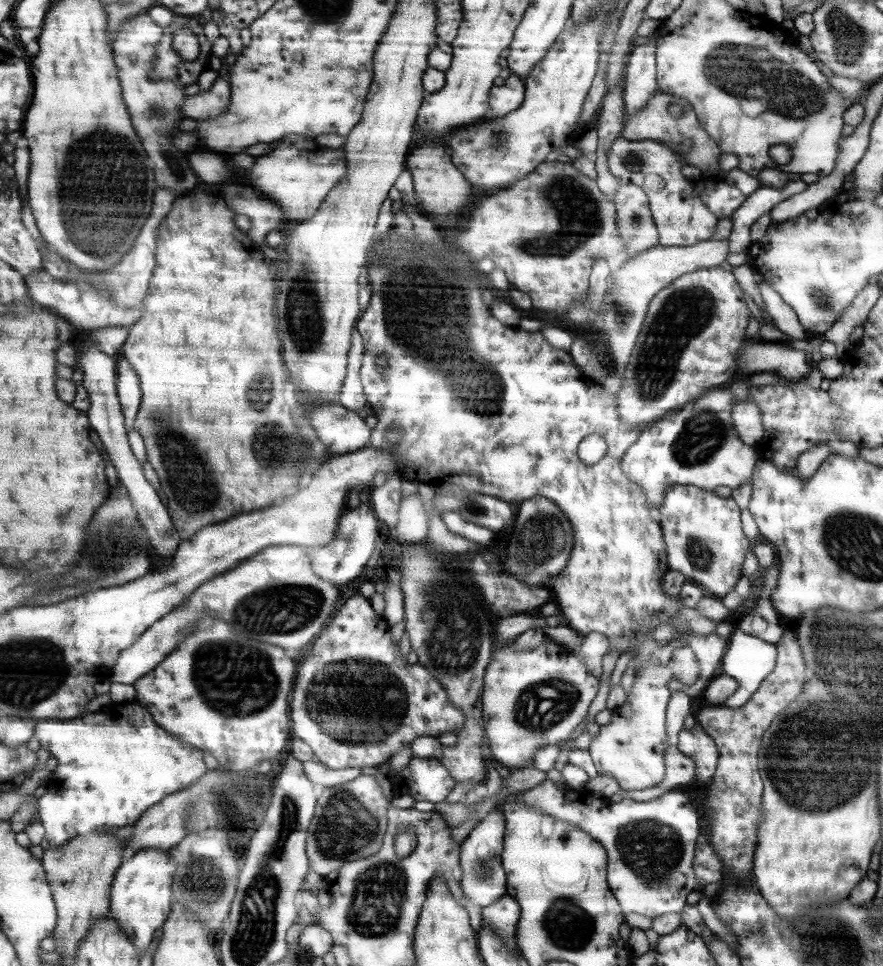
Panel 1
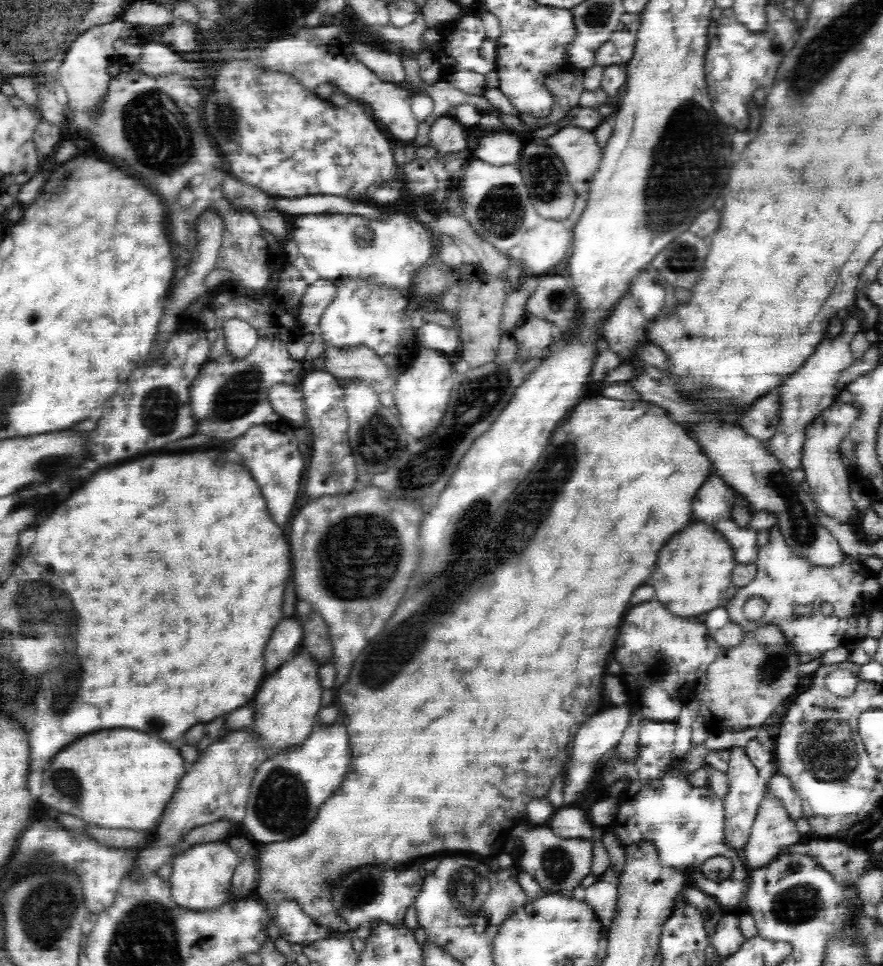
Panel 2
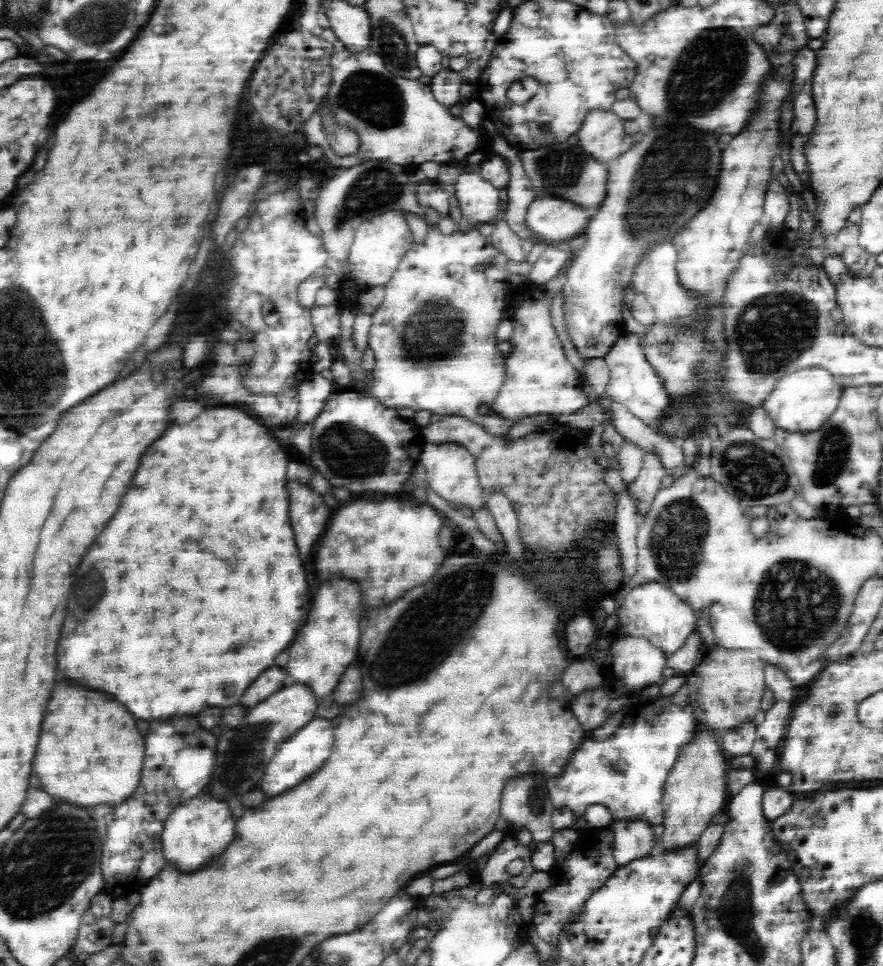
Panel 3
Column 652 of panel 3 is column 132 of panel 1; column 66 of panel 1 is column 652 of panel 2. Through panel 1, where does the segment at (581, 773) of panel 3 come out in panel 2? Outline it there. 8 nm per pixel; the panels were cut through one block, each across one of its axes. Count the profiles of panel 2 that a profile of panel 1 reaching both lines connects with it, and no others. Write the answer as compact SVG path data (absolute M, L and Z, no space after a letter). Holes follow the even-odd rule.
M643 719L639 725L640 760L634 764L622 764L608 756L600 767L604 786L614 784L622 776L626 776L628 780L628 787L620 795L620 806L623 810L618 811L610 828L621 844L653 844L659 863L666 868L684 870L690 865L696 865L692 879L697 888L713 897L724 912L738 912L742 906L741 896L745 880L750 876L750 871L745 868L738 853L725 847L721 799L708 786L690 786L686 775L680 771L682 762L674 764L676 760L672 759L671 754L675 723ZM714 856L728 858L733 866L730 876L717 882L706 878L700 869L708 858Z

